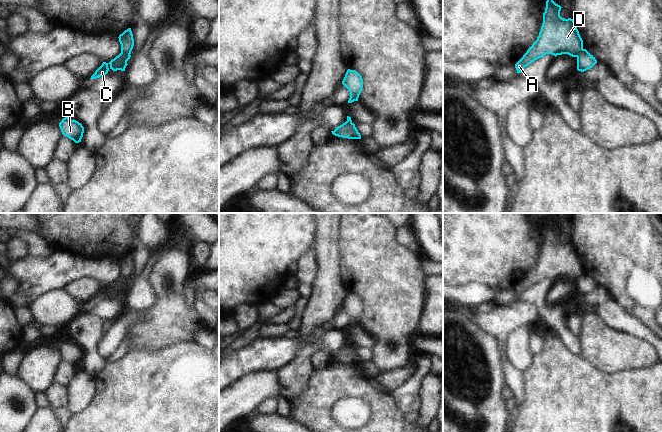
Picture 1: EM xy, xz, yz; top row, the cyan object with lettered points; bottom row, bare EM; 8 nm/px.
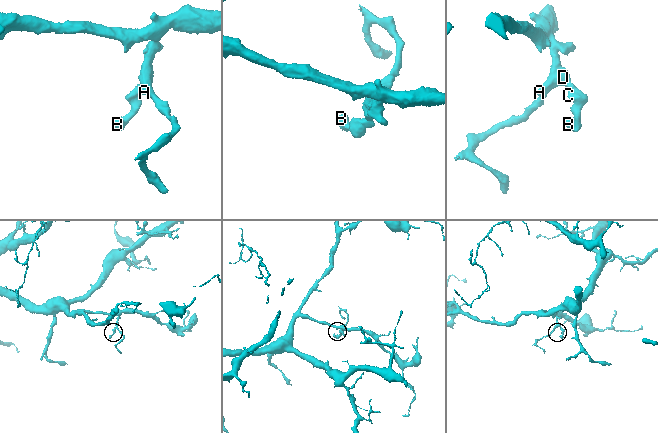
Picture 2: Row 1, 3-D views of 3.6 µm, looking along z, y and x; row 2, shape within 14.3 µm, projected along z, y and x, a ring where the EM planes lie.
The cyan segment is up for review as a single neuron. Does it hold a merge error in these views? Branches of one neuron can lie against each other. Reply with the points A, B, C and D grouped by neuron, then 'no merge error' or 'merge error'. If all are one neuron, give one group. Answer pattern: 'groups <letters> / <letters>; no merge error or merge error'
groups A D / B C; merge error

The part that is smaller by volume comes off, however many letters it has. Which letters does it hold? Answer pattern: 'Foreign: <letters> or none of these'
Foreign: B, C

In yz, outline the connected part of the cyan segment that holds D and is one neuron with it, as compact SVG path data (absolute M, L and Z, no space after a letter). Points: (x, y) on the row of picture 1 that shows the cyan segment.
M553 0L546 1L543 23L537 40L515 64L517 73L546 54L568 54L577 57L583 50L583 40L573 19L560 16L561 6Z

